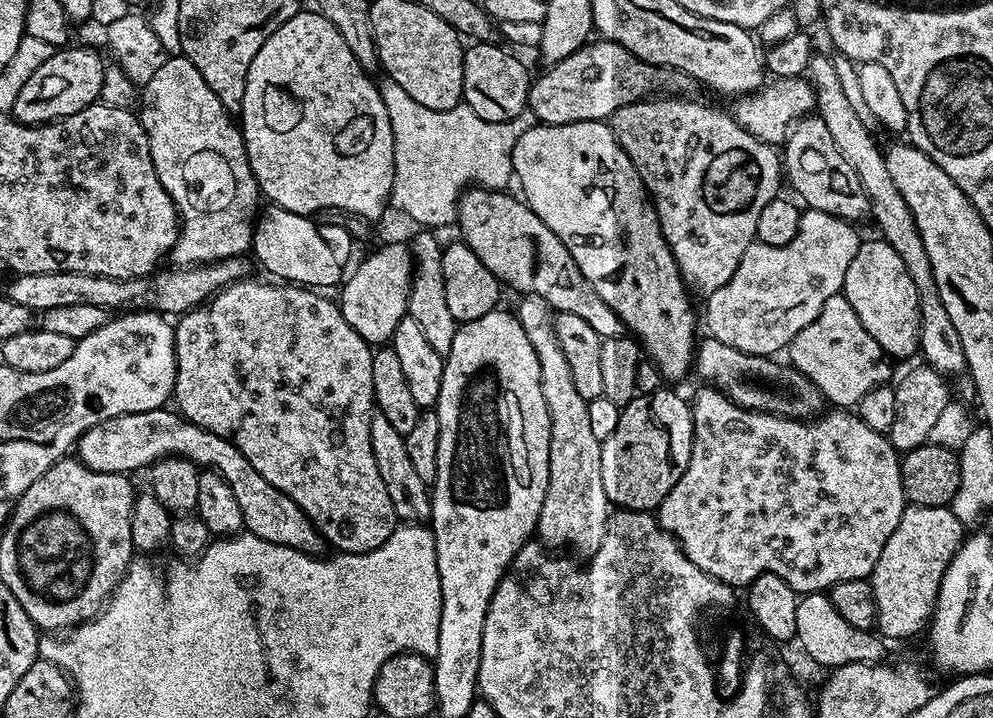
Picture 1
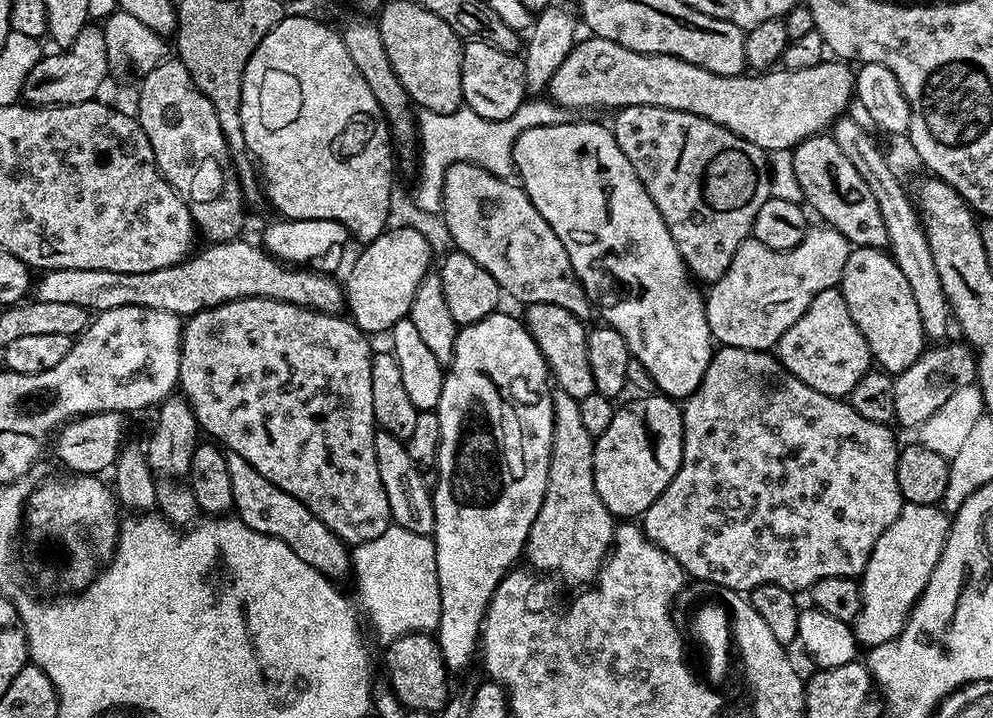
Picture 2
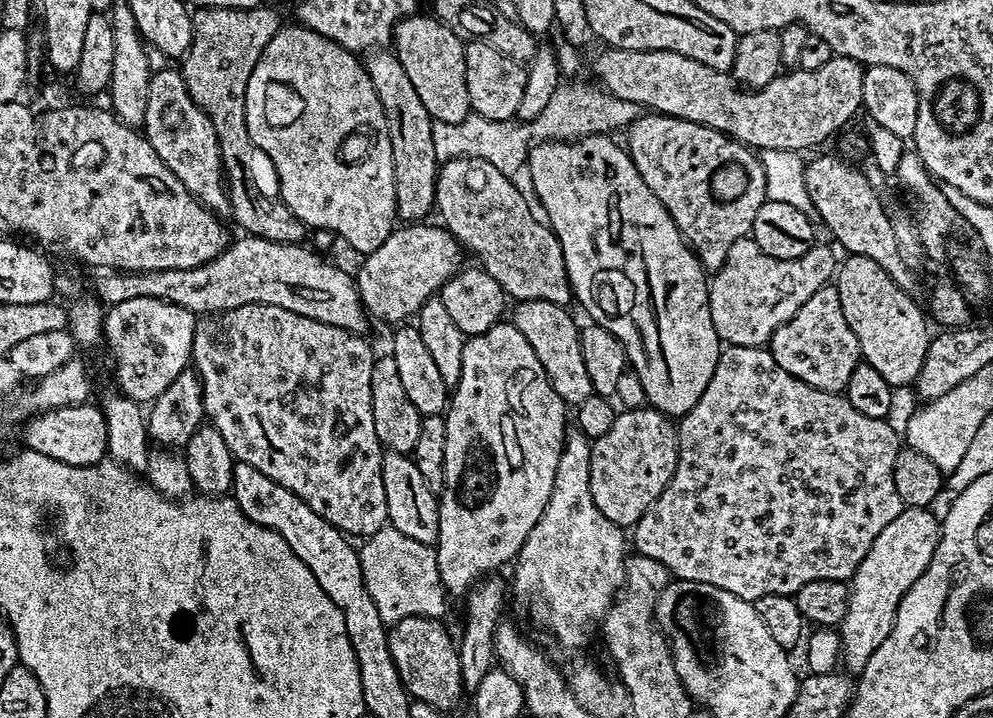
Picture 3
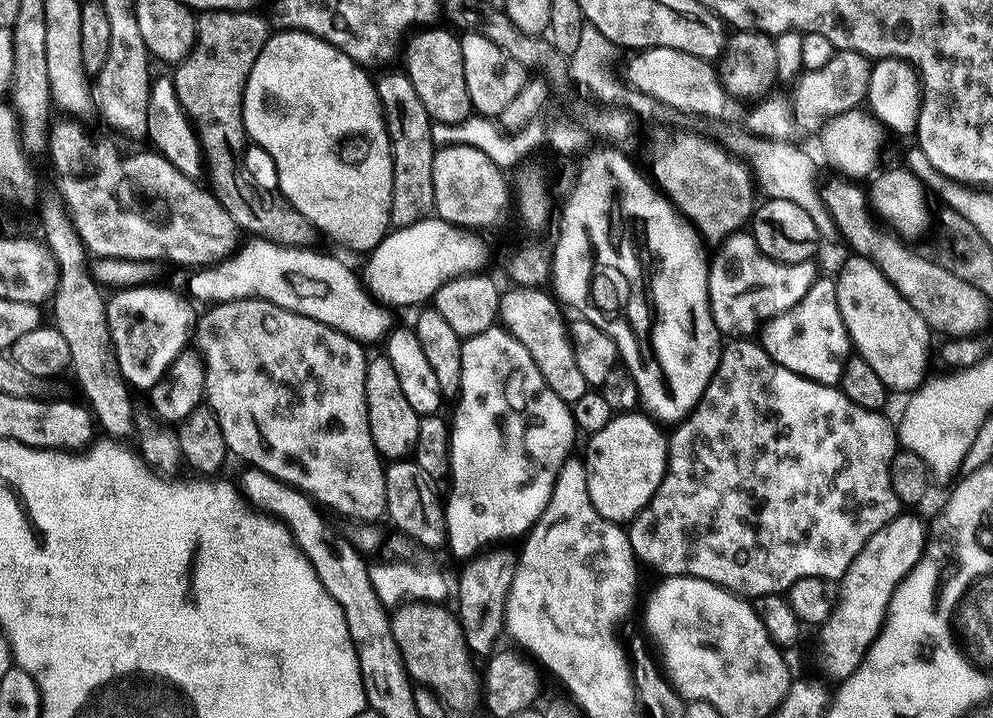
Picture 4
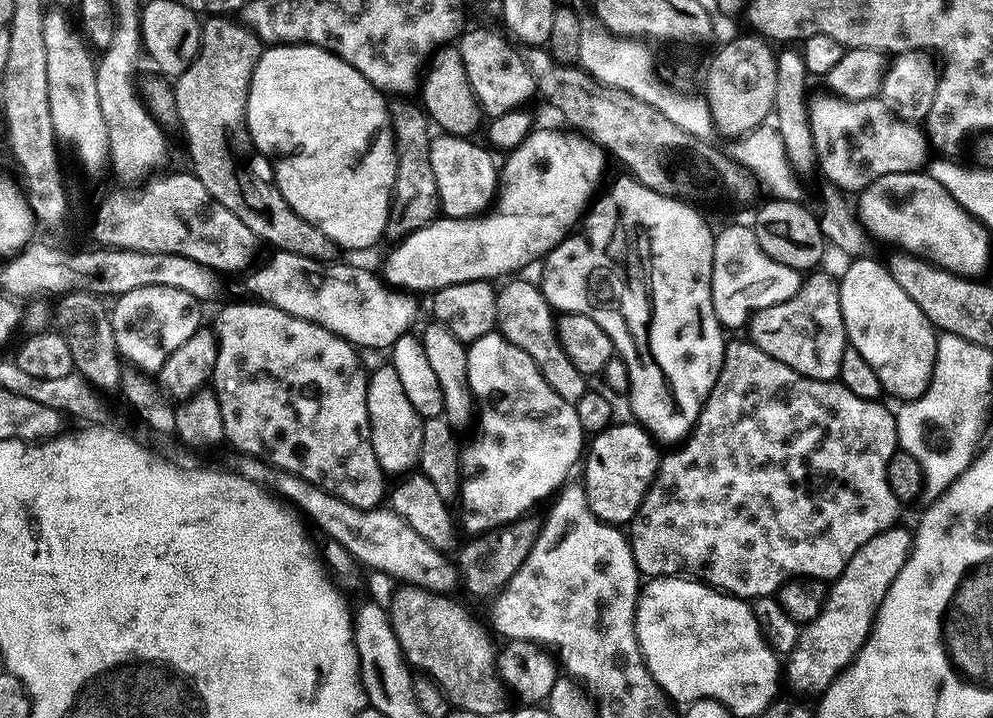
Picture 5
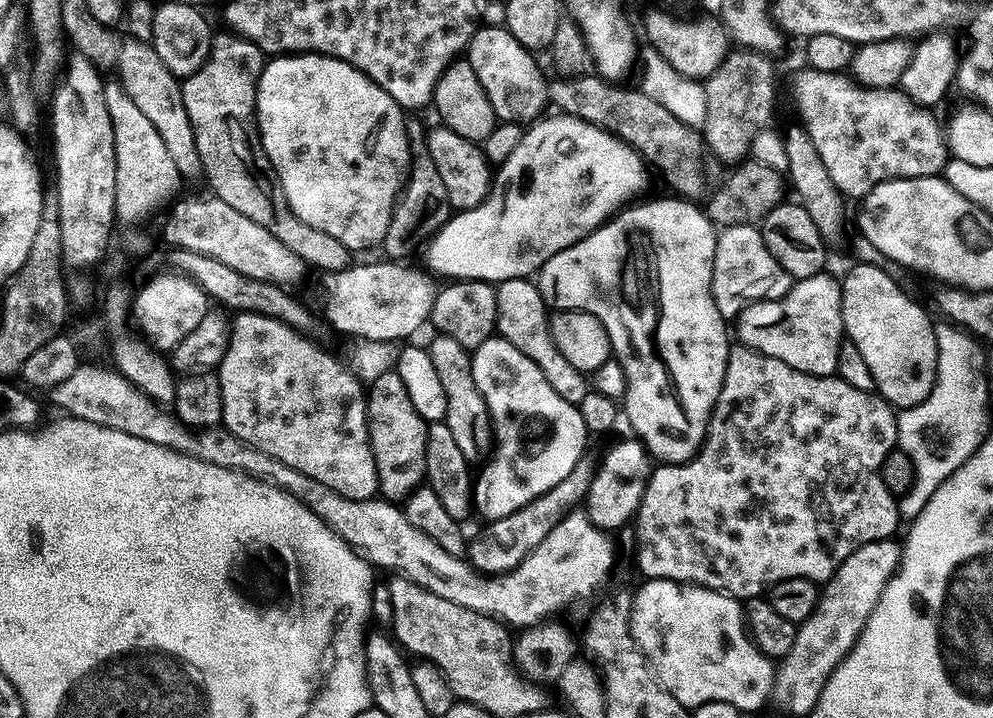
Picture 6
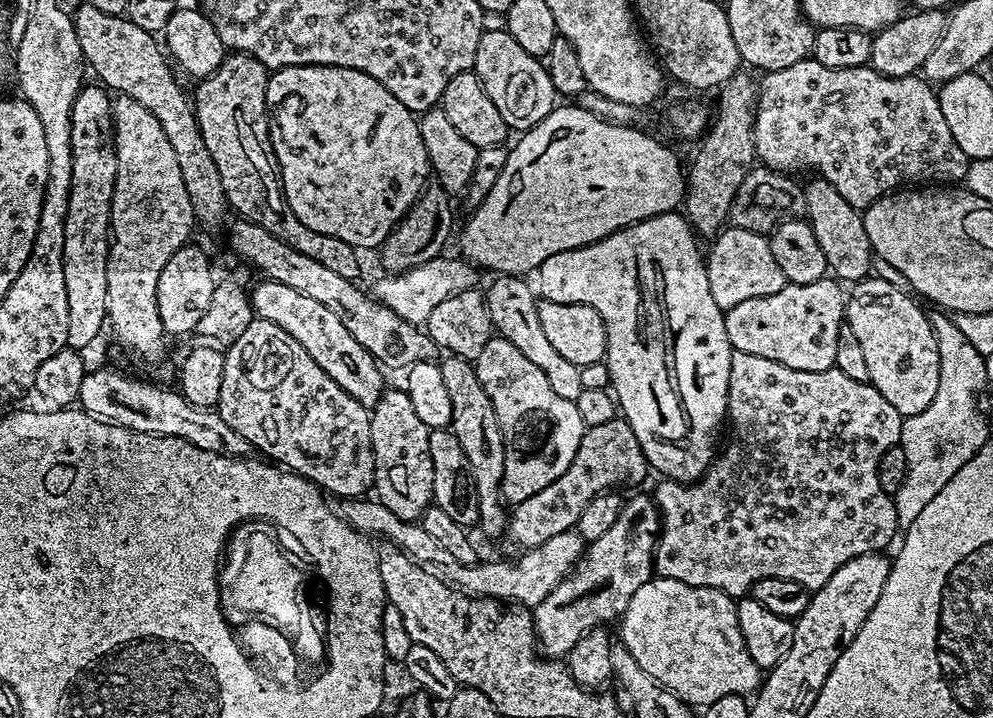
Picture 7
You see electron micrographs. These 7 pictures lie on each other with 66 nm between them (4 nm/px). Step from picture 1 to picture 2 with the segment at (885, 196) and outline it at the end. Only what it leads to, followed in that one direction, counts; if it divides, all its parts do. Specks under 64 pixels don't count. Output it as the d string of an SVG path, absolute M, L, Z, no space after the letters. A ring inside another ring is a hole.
M841 118L832 125L830 135L838 142L838 150L854 162L854 170L862 174L866 186L878 201L878 210L882 214L882 222L886 222L887 251L898 262L898 270L902 270L910 290L914 294L914 303L918 306L918 318L922 318L924 335L929 341L940 342L948 332L948 320L953 319L952 307L948 304L946 290L942 290L942 278L938 278L938 266L934 266L934 254L930 254L930 242L924 233L924 224L920 220L919 211L910 192L900 185L898 177L892 173L888 160L876 140L856 120Z

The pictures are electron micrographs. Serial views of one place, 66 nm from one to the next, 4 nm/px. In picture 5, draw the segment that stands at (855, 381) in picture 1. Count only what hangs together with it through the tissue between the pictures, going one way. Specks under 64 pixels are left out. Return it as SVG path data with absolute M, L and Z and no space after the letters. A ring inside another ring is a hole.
M824 270L813 271L786 302L778 302L755 313L746 332L753 344L766 350L770 358L786 362L790 370L815 380L837 379L846 347L839 283L831 280Z

